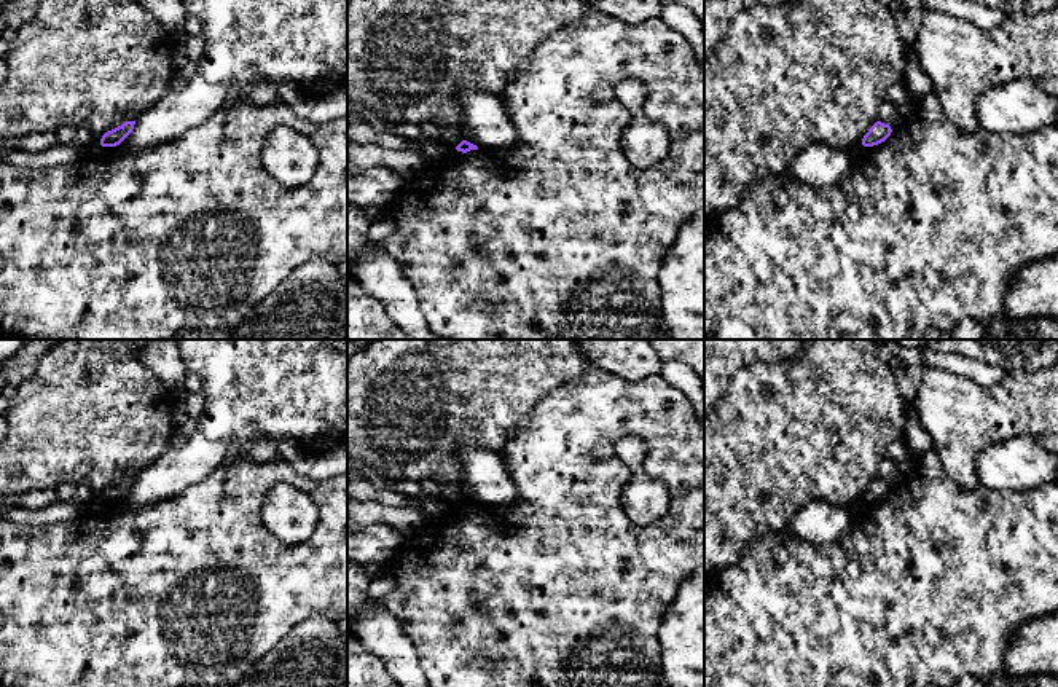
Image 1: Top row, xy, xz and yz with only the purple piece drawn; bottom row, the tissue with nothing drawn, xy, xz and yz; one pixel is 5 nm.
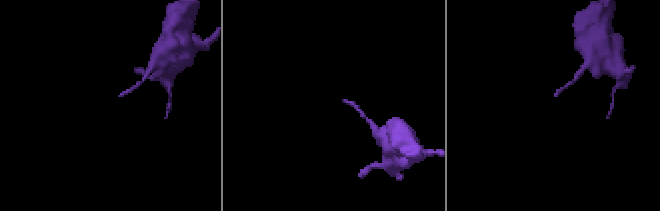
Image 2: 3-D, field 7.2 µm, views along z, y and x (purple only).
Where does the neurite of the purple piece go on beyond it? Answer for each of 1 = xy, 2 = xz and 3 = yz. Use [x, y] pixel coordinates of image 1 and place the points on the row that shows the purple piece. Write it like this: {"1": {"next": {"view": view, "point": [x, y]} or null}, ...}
{"1": {"next": null}, "2": {"next": null}, "3": {"next": null}}

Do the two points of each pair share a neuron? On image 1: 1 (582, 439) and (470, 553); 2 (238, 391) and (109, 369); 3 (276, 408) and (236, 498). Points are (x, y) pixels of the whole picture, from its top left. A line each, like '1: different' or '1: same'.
1: same
2: different
3: different

